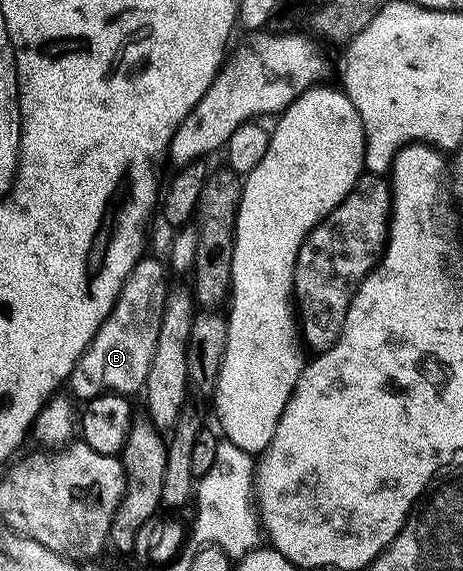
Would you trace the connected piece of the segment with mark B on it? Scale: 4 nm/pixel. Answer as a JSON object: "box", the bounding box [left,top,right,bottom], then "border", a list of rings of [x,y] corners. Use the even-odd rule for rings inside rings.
{"box":[67,257,171,401],"border":[[[143,257],[133,266],[127,281],[123,281],[123,289],[119,289],[119,297],[115,301],[111,313],[103,321],[103,325],[99,325],[91,345],[87,345],[83,357],[79,357],[75,369],[69,375],[67,387],[68,390],[73,390],[72,398],[74,400],[88,401],[110,393],[133,397],[136,391],[138,394],[144,388],[148,370],[151,369],[151,357],[155,357],[155,341],[159,341],[159,325],[163,317],[165,298],[169,296],[171,290],[170,272],[167,270],[166,264],[162,260],[161,264],[159,260],[149,258]]]}

